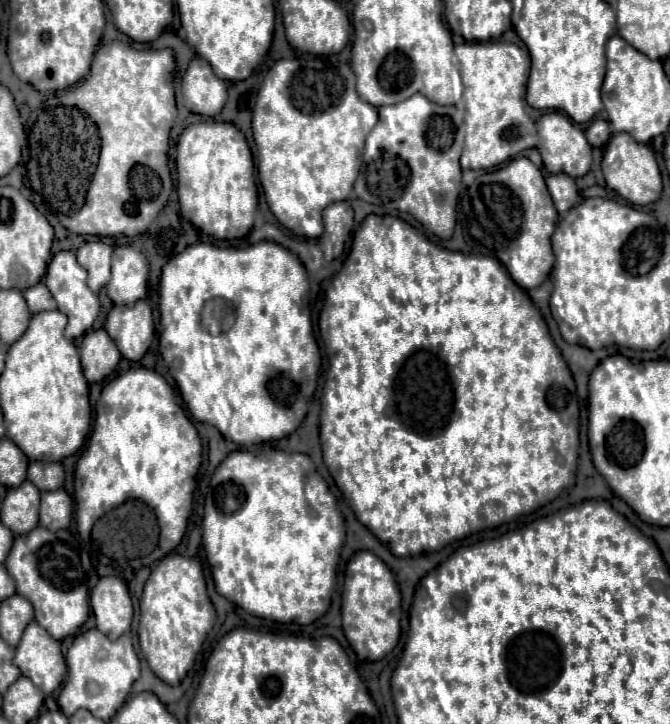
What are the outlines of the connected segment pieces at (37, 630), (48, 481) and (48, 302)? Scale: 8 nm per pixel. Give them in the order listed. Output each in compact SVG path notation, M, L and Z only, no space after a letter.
M31 622L15 650L13 662L21 668L23 676L31 678L45 694L57 690L67 672L61 644L47 634L37 622Z
M30 462L27 478L39 490L55 490L63 486L64 470L60 463Z
M43 282L27 288L27 290L23 292L23 296L25 296L27 306L29 306L29 310L31 310L33 314L43 312L43 310L55 310L55 308L57 308L55 298L51 296L51 292L47 290L47 286L45 286Z

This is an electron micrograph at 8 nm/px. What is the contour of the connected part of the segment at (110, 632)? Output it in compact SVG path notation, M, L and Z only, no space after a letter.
M105 576L91 592L91 608L97 620L97 628L115 640L129 632L133 618L133 604L127 584L117 576Z

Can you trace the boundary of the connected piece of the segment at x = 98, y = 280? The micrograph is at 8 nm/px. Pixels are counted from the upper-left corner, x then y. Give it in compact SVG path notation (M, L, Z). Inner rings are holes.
M101 240L85 242L77 250L77 262L87 270L87 284L93 292L99 292L107 286L111 278L111 254L113 248Z

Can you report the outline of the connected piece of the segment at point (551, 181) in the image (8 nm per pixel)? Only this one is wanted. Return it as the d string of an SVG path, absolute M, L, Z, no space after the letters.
M547 174L547 188L549 188L549 194L555 202L555 208L559 210L561 216L567 214L567 210L571 210L577 200L579 200L579 190L577 190L577 184L573 178L567 178L567 174Z

